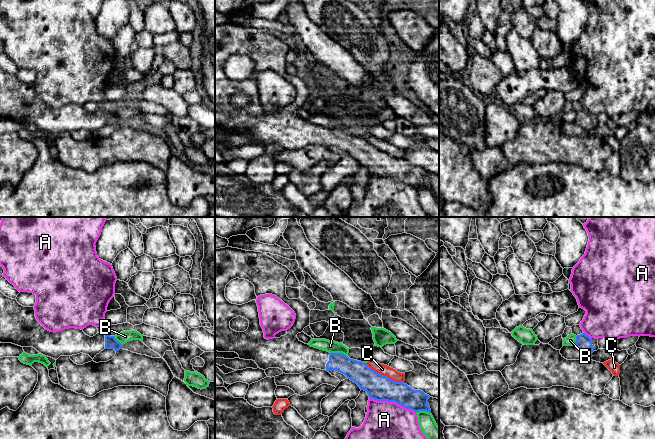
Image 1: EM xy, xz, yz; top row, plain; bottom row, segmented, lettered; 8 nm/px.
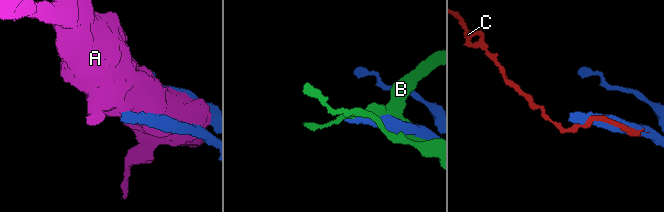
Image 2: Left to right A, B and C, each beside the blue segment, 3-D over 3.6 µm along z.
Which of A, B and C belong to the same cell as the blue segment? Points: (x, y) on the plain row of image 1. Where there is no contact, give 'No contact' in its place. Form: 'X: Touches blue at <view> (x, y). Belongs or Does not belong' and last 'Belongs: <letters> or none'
A: Touches blue at xz (392, 177). Does not belong
B: Touches blue at xz (338, 129). Does not belong
C: Touches blue at xz (384, 152). Does not belong
Belongs: none

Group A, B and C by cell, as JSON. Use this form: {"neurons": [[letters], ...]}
{"neurons": [["A"], ["B"], ["C"]]}

